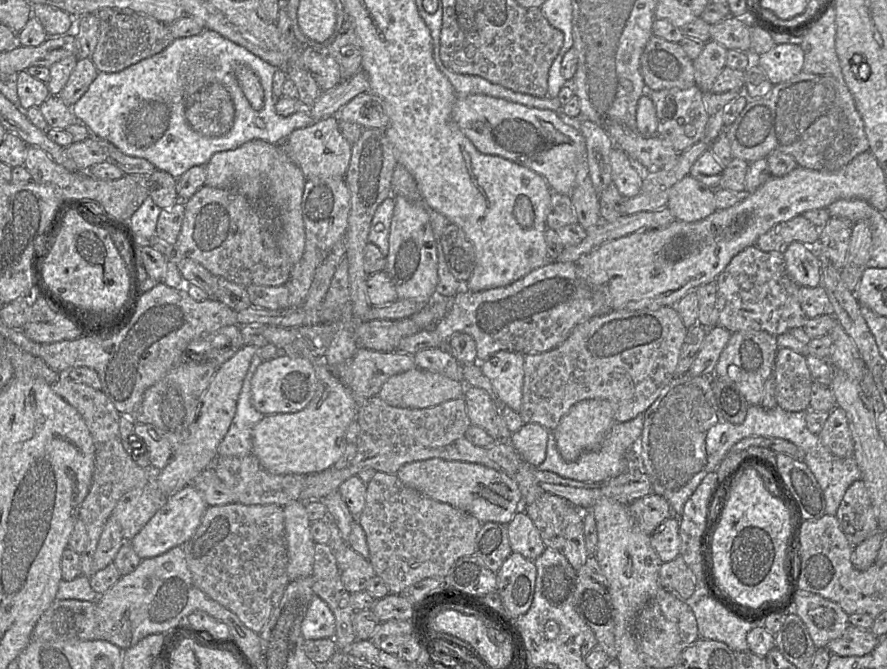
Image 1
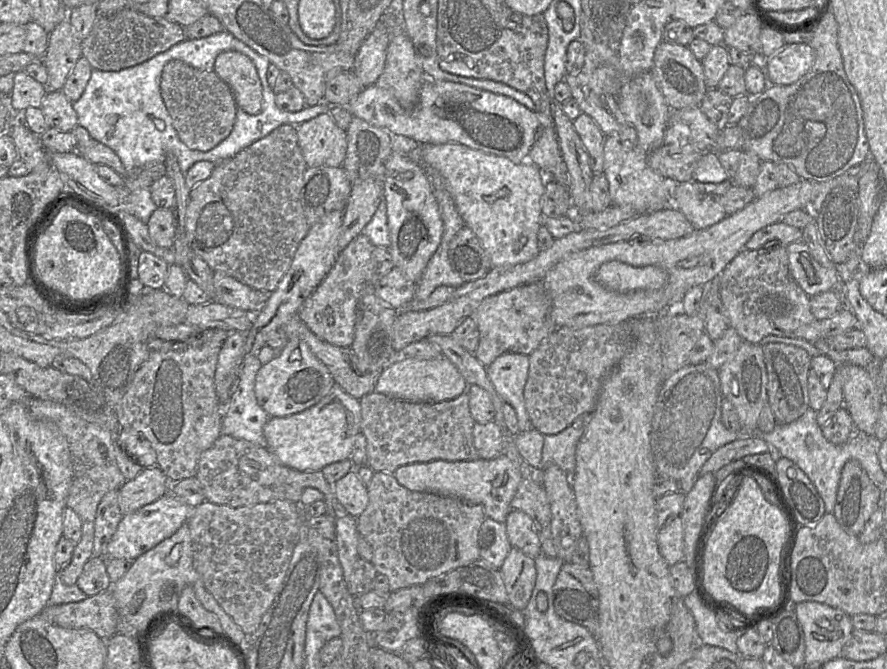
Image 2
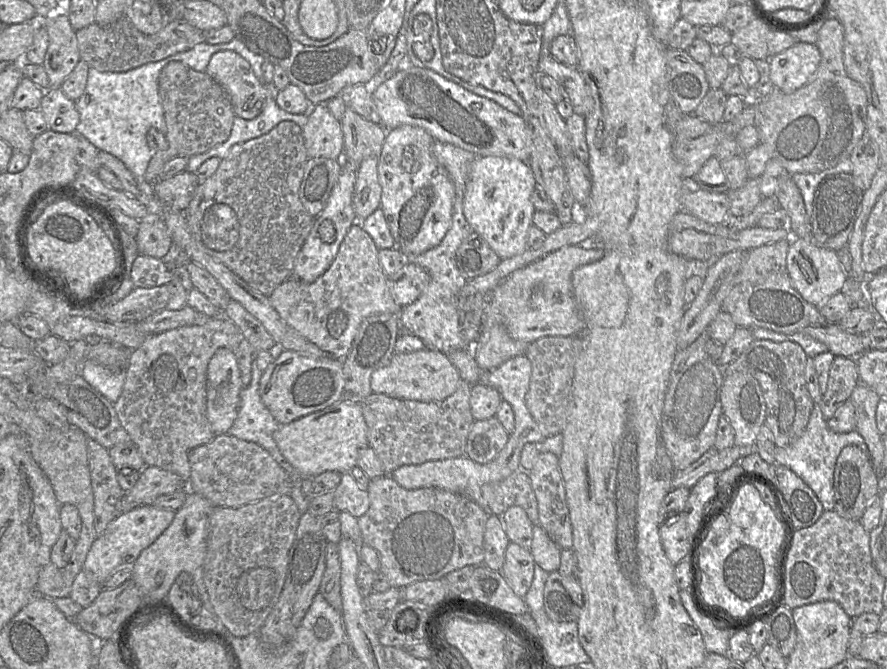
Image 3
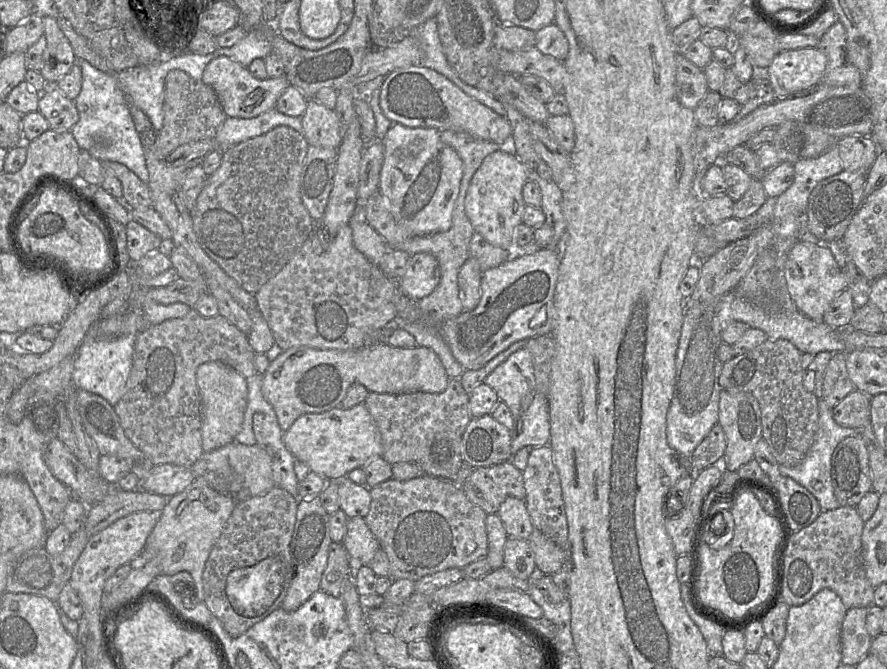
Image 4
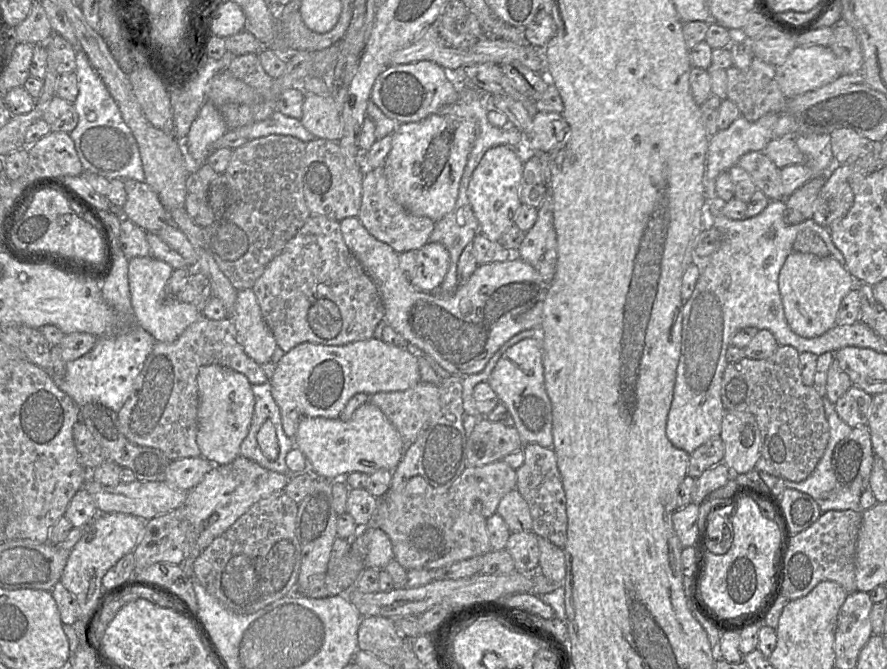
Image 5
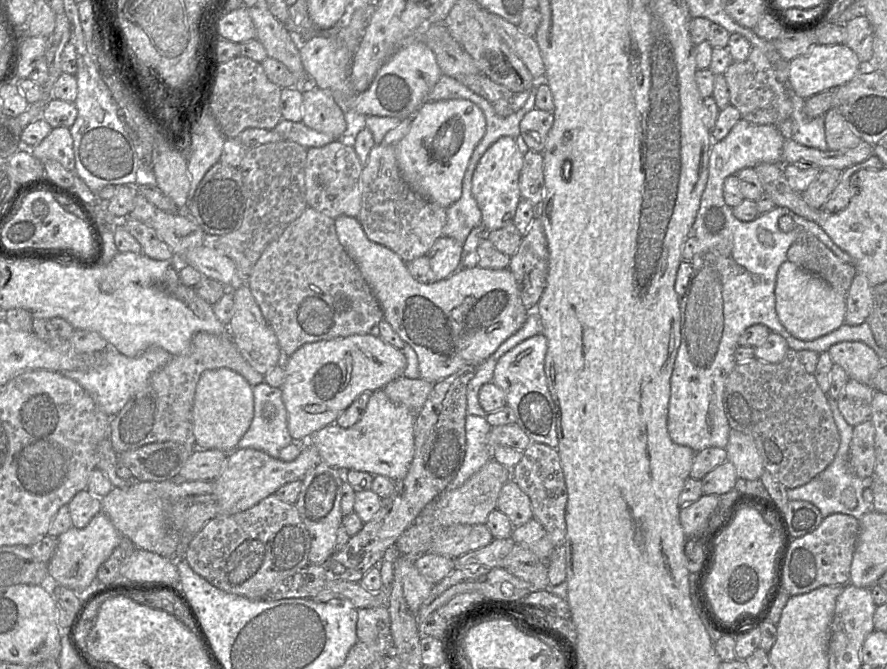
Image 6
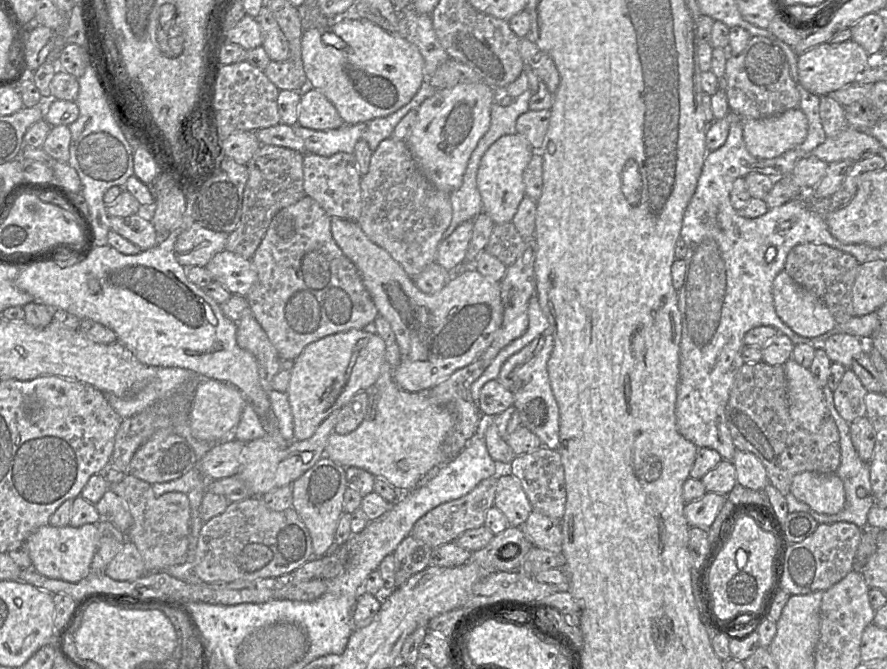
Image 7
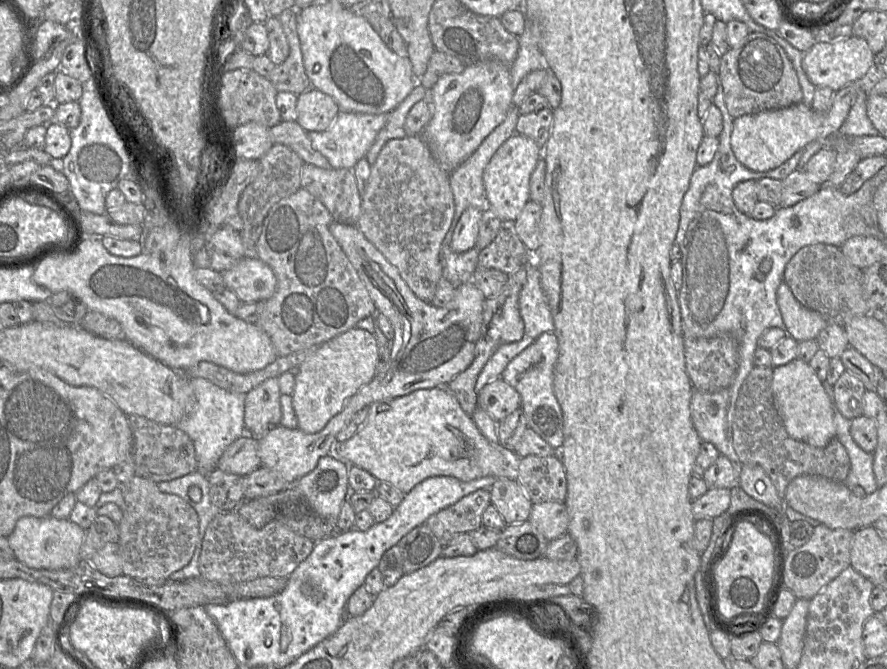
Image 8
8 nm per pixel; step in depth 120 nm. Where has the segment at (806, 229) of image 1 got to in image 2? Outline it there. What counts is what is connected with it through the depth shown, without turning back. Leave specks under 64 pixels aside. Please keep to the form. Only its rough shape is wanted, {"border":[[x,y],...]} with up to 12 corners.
{"border":[[777,222],[755,232],[745,249],[787,247],[801,229]]}

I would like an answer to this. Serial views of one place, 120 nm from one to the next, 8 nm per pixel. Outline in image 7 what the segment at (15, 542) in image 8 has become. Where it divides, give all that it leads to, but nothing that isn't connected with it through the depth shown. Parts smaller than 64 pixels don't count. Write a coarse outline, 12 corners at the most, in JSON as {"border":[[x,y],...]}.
{"border":[[46,524],[29,535],[36,572],[78,582],[91,572],[97,524]]}

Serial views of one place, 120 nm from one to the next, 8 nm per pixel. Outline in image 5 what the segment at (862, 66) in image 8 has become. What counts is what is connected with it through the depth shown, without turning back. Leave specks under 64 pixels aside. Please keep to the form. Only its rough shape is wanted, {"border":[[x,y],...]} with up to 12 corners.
{"border":[[796,46],[776,67],[787,99],[842,75],[831,47]]}

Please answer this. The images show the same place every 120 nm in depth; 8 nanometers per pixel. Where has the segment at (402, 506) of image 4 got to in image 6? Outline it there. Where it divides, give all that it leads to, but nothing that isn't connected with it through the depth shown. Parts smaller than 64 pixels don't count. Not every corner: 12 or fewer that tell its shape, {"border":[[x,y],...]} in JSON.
{"border":[[435,499],[399,536],[400,555],[455,559],[493,540],[485,524],[442,526]]}

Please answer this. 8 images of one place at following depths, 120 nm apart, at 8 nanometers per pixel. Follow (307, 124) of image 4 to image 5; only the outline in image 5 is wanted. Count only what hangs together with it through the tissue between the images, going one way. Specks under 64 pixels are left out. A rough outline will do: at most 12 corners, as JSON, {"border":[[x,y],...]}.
{"border":[[305,94],[300,121],[315,138],[339,142],[331,95]]}

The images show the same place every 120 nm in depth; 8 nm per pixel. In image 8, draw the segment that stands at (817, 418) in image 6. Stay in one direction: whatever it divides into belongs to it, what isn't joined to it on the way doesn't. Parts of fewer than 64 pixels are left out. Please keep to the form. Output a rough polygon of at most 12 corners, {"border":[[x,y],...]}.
{"border":[[773,367],[739,390],[732,443],[783,499],[799,475],[845,482],[837,436],[825,447],[791,438],[774,404]]}

